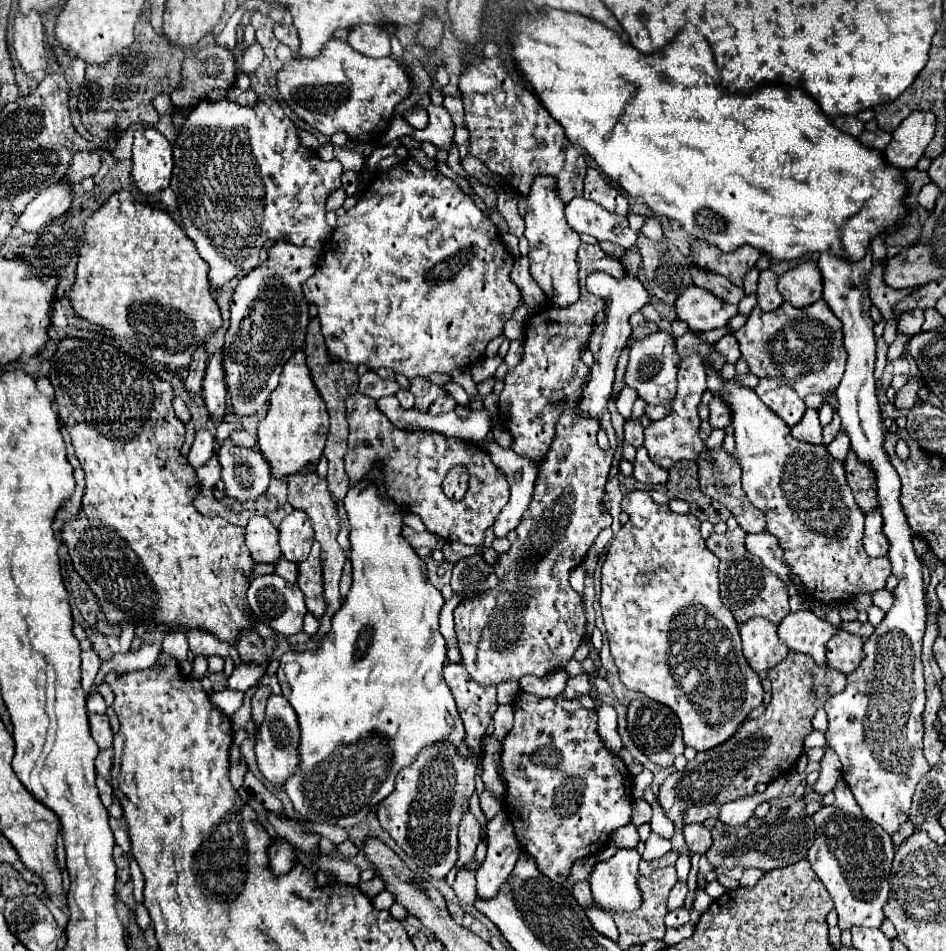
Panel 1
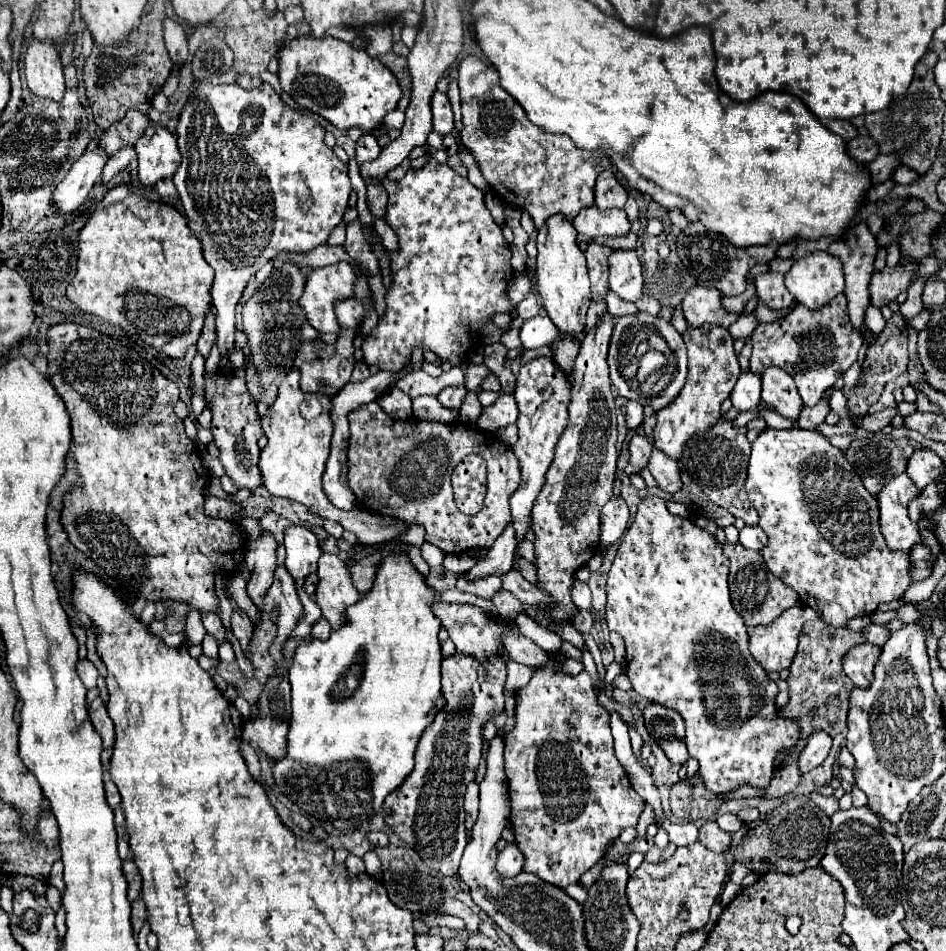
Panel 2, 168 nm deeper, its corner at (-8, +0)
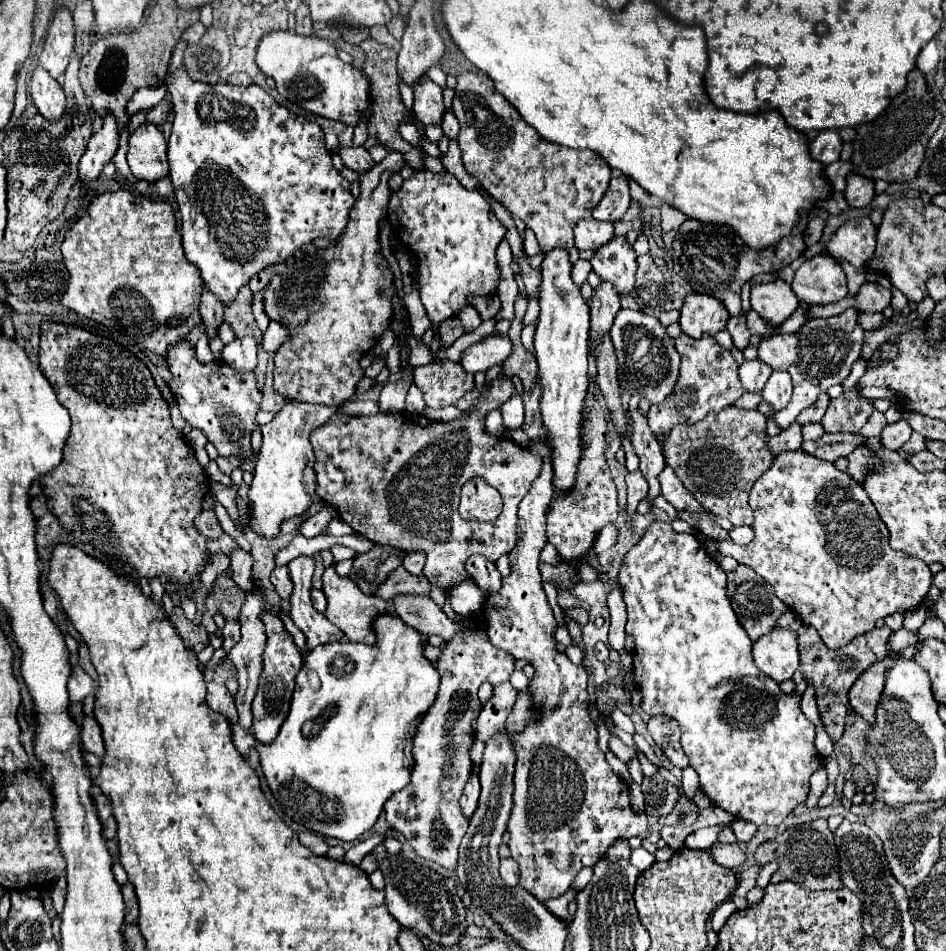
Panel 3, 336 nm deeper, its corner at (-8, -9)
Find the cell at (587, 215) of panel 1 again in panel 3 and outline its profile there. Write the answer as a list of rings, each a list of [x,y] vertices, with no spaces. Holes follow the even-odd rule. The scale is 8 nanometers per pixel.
[[[590,219],[590,221],[580,221],[574,227],[574,239],[576,239],[578,249],[596,251],[598,247],[606,245],[612,237],[614,237],[614,225],[612,223]]]

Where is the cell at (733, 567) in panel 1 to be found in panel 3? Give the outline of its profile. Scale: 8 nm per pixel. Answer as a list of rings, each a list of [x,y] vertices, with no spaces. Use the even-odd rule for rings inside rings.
[[[738,565],[734,571],[728,573],[728,585],[726,585],[726,591],[728,591],[728,599],[732,603],[732,609],[738,617],[738,621],[742,623],[742,627],[746,629],[748,637],[752,641],[760,639],[762,635],[766,635],[768,631],[772,631],[776,627],[776,621],[778,617],[788,609],[774,593],[772,593],[772,587],[768,583],[764,583],[750,567],[746,565]]]

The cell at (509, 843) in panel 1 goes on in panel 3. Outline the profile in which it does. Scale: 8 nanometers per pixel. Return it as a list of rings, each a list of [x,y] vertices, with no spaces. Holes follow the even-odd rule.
[[[510,857],[500,859],[500,877],[508,887],[518,885],[518,875],[520,875],[520,871],[518,871],[518,863],[514,859],[510,859]]]

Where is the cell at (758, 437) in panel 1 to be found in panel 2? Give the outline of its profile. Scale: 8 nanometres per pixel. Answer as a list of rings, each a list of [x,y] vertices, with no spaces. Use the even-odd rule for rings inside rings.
[[[766,426],[752,442],[746,494],[760,514],[760,528],[768,534],[768,546],[760,552],[766,566],[798,592],[802,604],[822,612],[830,626],[846,626],[850,618],[868,616],[878,604],[898,600],[910,586],[908,552],[888,550],[878,528],[878,500],[864,490],[846,456],[822,434]]]

